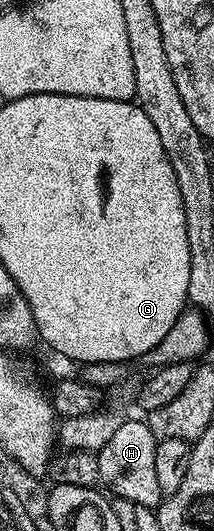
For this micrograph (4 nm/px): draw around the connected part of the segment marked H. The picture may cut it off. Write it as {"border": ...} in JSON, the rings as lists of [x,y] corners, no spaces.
{"border":[[[125,418],[118,425],[114,437],[110,437],[110,441],[106,441],[106,445],[102,445],[102,449],[96,455],[100,483],[108,486],[107,490],[117,499],[125,499],[137,507],[159,508],[162,496],[154,470],[157,442],[156,435],[148,428],[143,418]]]}

